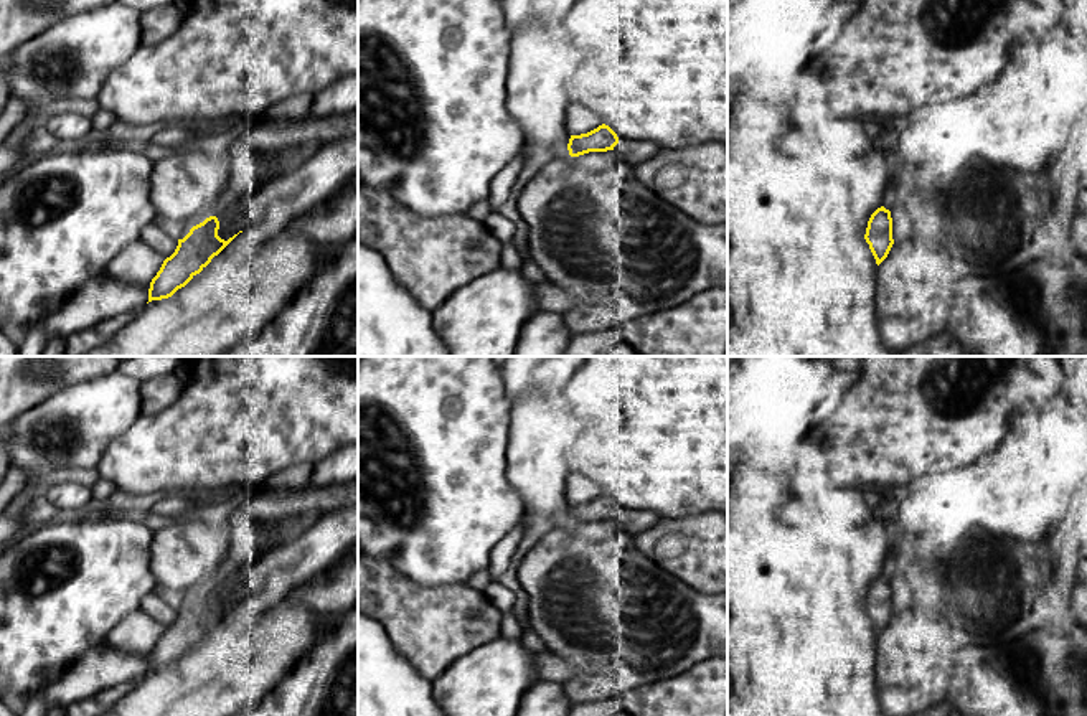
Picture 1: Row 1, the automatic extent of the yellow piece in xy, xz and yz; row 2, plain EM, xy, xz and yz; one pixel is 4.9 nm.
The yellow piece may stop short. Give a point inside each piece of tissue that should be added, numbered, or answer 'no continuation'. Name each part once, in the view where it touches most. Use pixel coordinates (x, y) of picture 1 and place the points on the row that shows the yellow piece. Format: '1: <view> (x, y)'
1: xz (630, 152)

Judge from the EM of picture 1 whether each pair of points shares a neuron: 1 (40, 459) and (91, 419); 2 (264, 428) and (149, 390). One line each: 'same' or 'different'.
1: same
2: different

